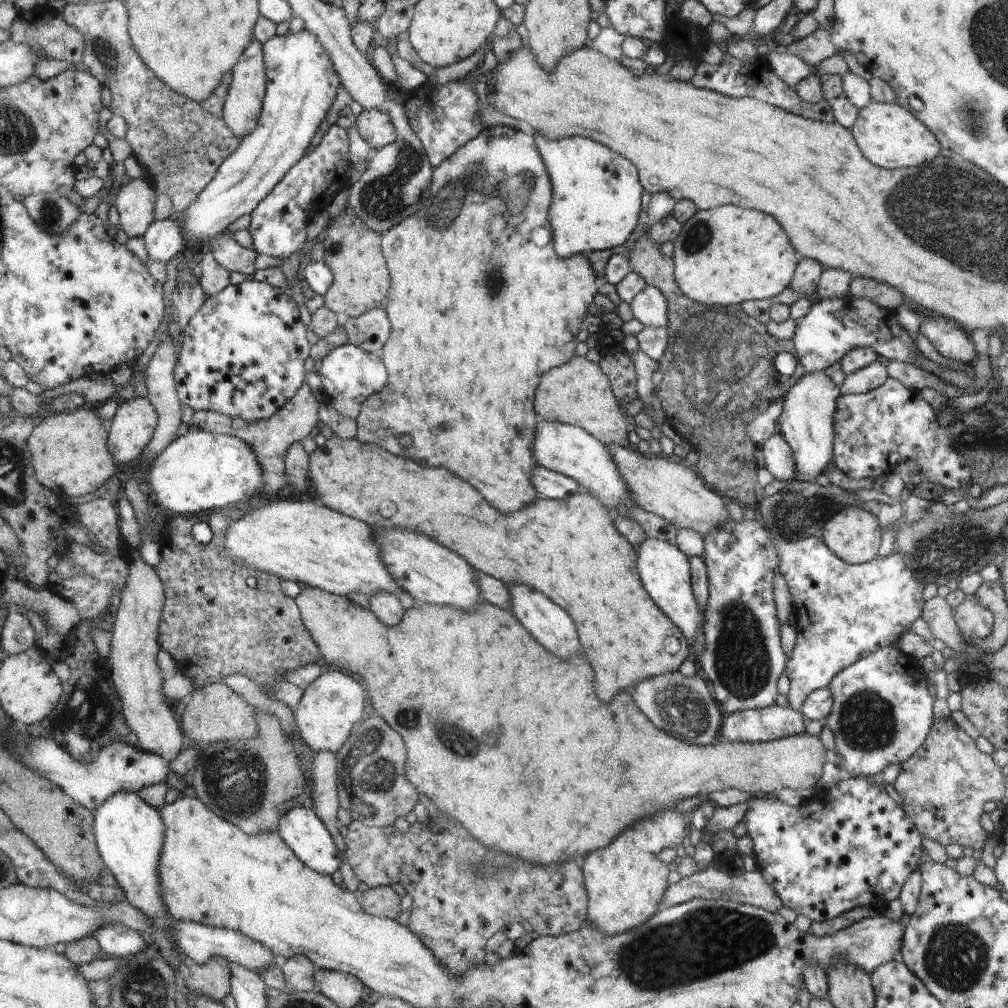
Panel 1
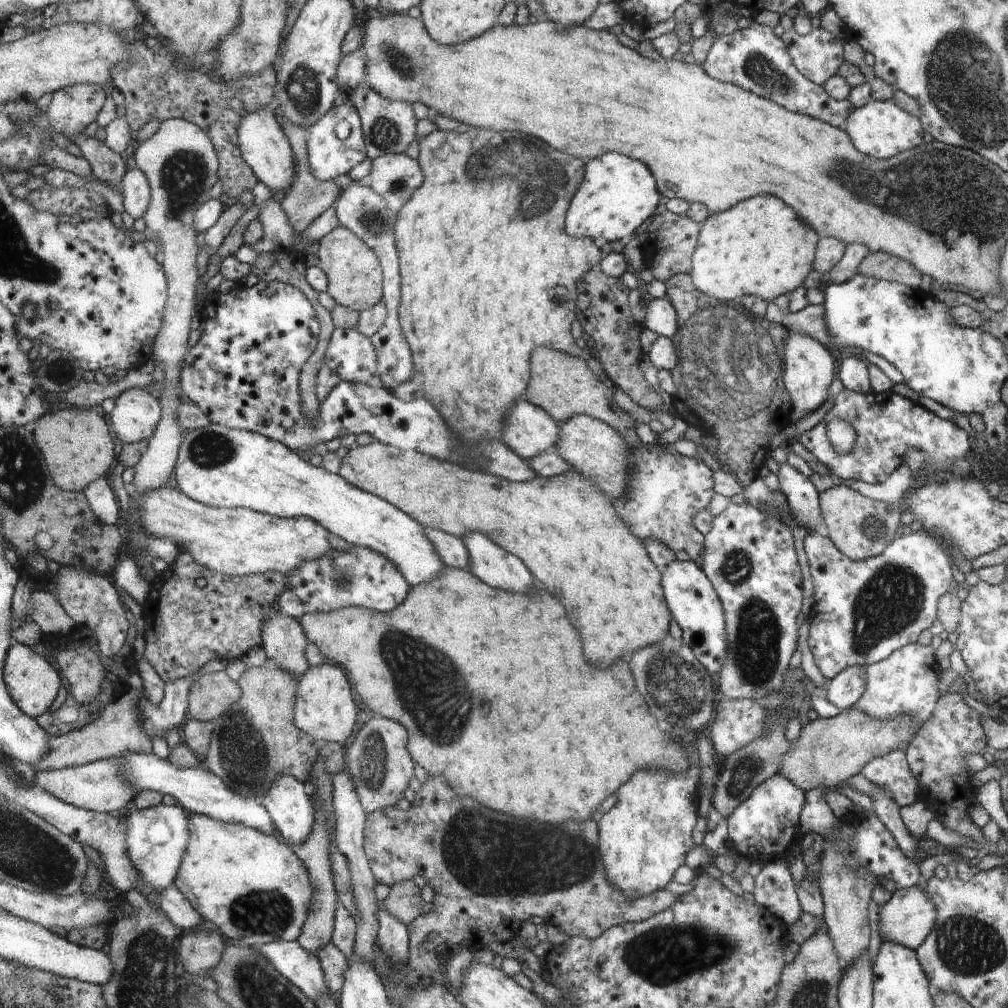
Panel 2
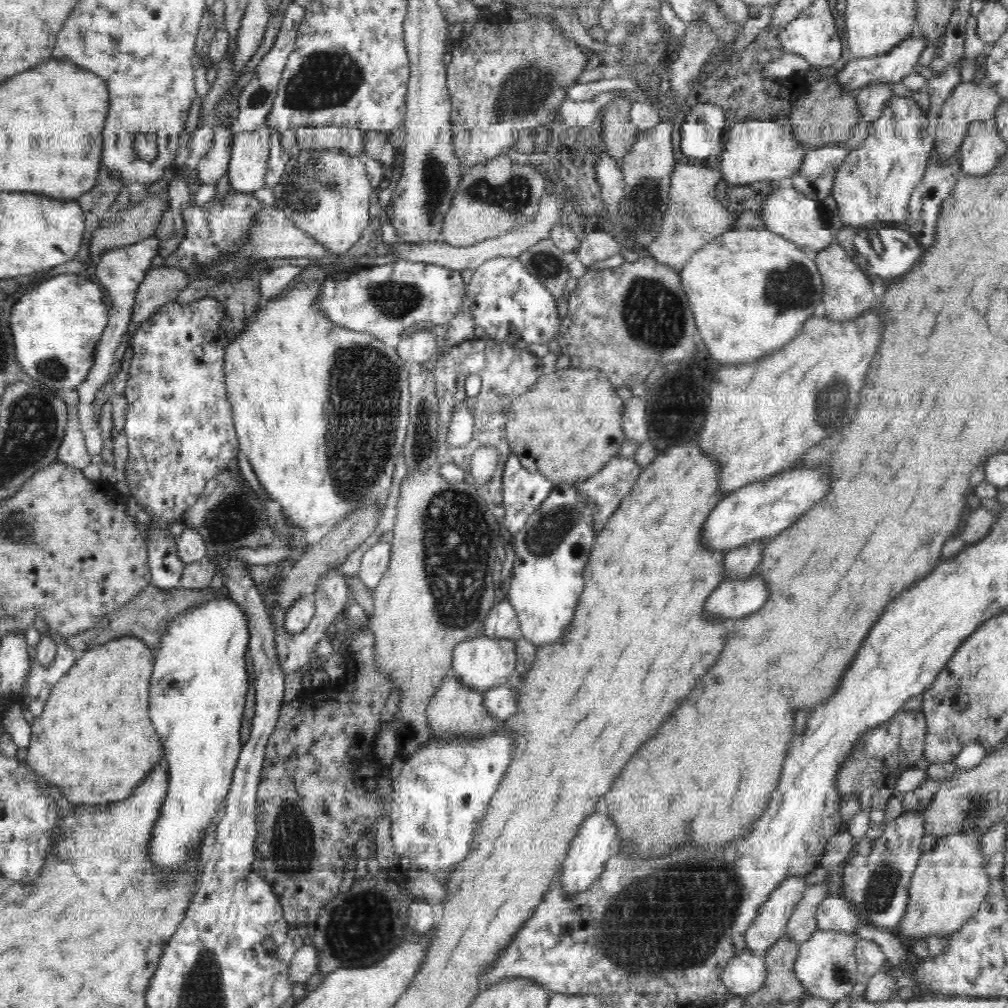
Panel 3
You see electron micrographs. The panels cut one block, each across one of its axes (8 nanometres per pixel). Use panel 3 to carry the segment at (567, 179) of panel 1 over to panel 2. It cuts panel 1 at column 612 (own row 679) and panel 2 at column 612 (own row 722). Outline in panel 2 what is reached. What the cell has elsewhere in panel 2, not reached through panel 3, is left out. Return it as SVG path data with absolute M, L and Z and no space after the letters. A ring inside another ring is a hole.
M606 154L586 162L582 188L577 190L565 216L565 228L571 237L614 242L632 234L646 218L650 218L660 200L657 180L641 160L623 154Z

